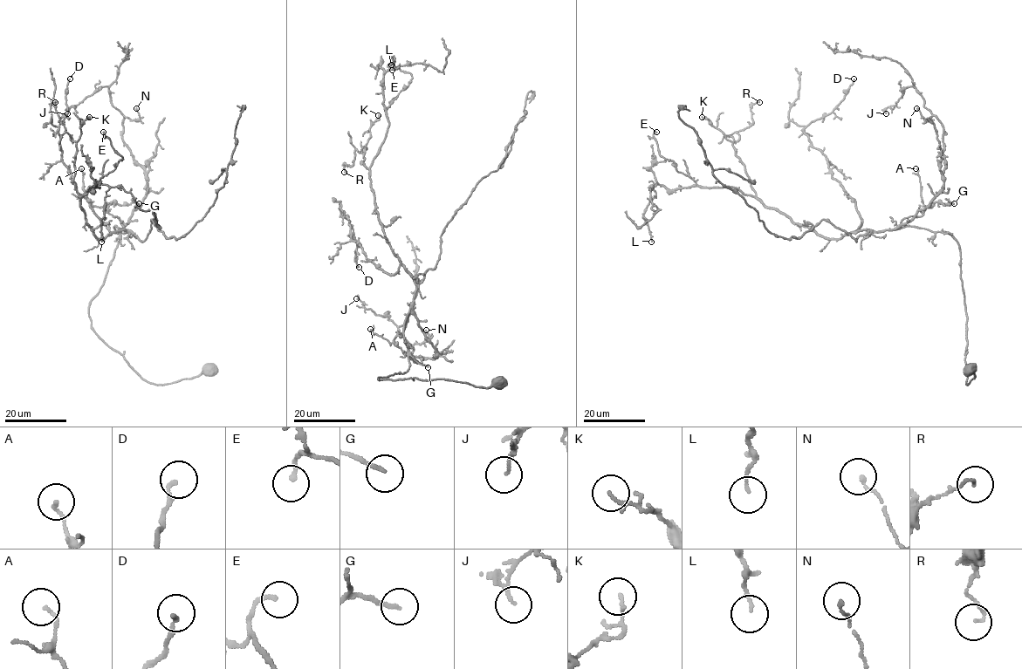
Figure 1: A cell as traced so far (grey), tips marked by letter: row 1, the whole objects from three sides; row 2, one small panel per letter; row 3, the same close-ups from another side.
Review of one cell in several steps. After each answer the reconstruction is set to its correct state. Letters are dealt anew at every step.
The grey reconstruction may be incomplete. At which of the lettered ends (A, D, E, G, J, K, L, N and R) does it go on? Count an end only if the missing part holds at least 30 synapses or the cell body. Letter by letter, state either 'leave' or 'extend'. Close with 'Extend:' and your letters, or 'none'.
A: leave
D: leave
E: leave
G: leave
J: leave
K: leave
L: leave
N: leave
R: leave
Extend: none

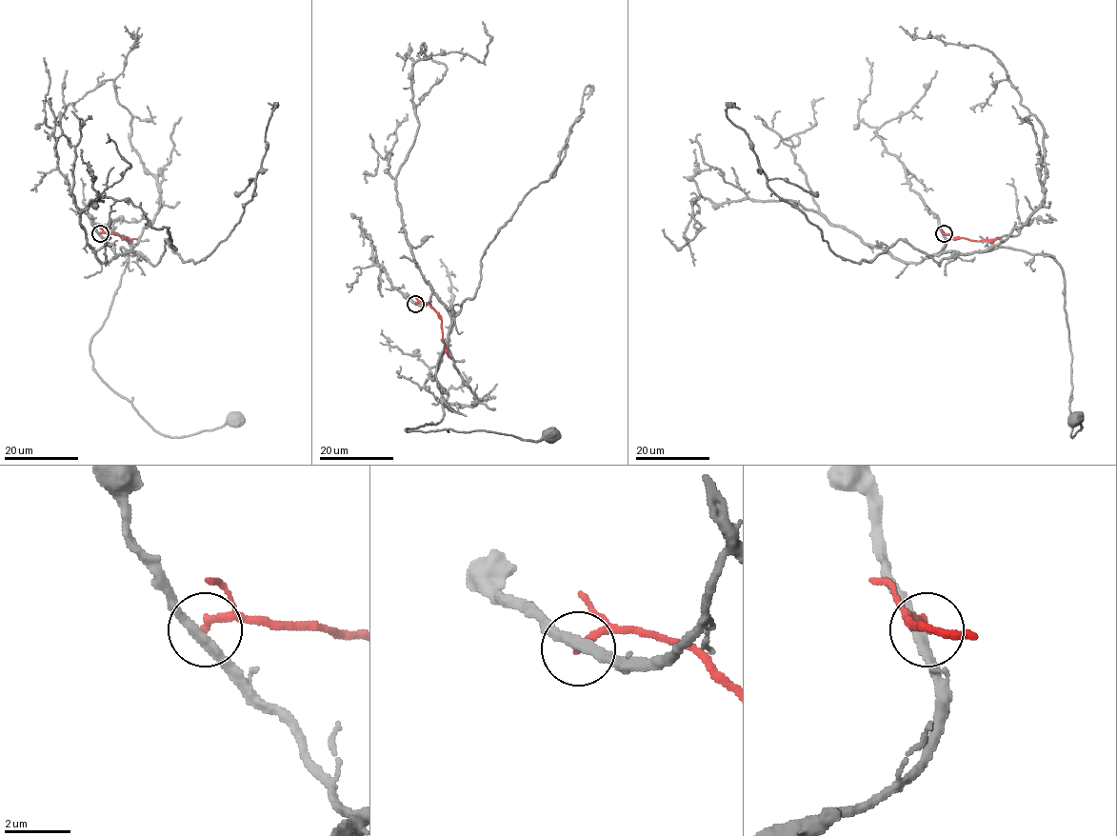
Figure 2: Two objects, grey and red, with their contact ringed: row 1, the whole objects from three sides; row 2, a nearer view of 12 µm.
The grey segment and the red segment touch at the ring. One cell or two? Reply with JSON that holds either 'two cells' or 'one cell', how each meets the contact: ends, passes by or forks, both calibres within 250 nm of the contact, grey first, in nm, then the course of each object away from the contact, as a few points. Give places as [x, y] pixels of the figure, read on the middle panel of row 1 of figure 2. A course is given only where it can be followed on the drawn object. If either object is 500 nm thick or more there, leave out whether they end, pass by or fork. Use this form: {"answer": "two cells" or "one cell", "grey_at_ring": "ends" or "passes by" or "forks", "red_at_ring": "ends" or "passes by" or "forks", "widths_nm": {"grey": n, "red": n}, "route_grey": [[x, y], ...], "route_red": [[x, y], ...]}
{"answer": "two cells", "grey_at_ring": "passes by", "red_at_ring": "ends", "widths_nm": {"grey": 320, "red": 240}, "route_grey": [[415, 304], [433, 293], [451, 318], [437, 364], [443, 413], [407, 432], [480, 430], [537, 441], [549, 433]], "route_red": [[415, 304], [427, 303], [439, 314], [445, 352], [451, 358]]}

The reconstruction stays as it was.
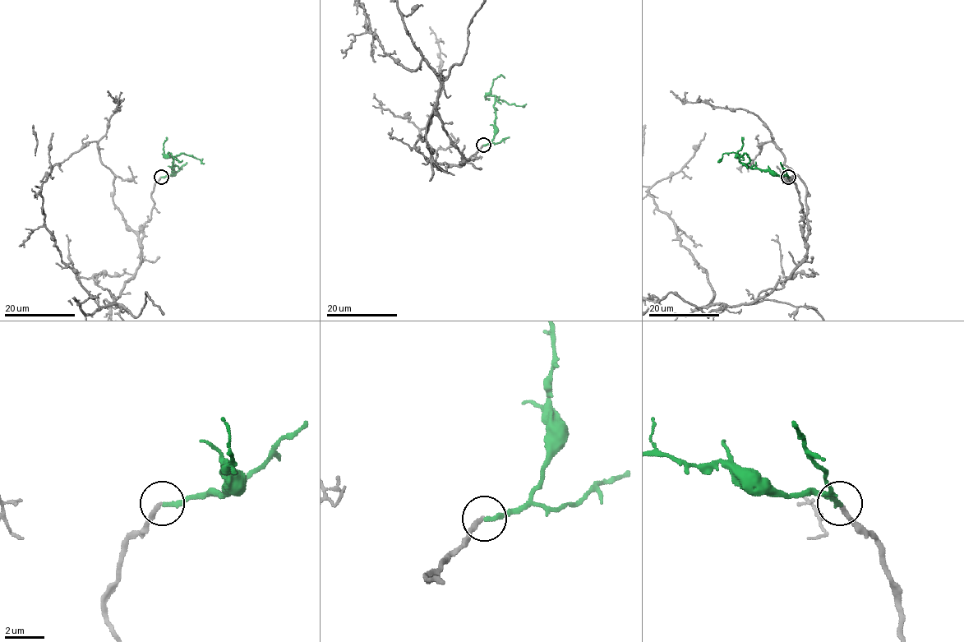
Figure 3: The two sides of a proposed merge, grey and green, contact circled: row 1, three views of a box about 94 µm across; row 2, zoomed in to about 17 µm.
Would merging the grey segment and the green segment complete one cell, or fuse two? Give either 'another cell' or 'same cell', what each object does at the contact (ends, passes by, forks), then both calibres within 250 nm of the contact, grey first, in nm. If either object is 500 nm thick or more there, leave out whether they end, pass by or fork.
same cell; grey ends; green ends; calibres 240 and 240 nm

